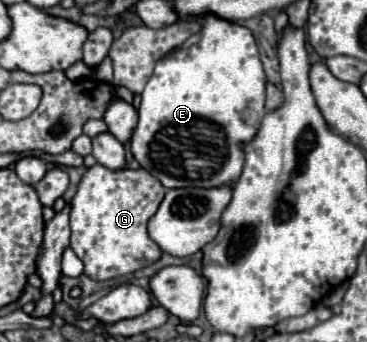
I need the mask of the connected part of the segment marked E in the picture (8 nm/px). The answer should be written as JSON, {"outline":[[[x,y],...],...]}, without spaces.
{"outline":[[[204,20],[204,28],[156,62],[154,74],[140,94],[138,126],[130,140],[138,164],[156,176],[164,188],[220,188],[234,186],[244,164],[244,146],[256,136],[266,114],[266,76],[258,56],[256,40],[248,28],[224,24],[224,20]]]}

